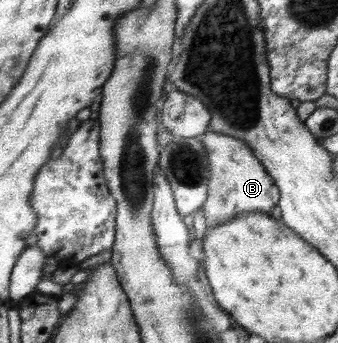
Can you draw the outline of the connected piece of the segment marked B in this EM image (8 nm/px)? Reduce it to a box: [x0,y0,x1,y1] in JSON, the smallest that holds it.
[201,130,280,228]

